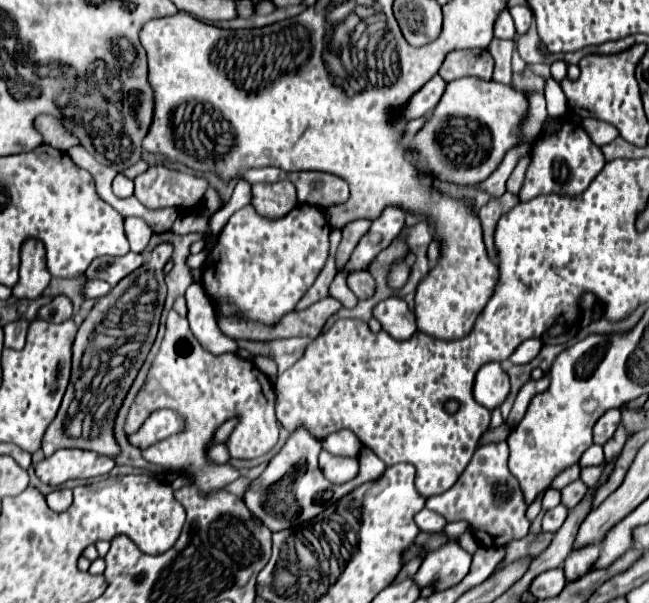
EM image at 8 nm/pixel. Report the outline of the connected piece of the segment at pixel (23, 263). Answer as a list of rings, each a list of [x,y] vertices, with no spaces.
[[[26,239],[20,253],[20,283],[12,289],[12,295],[18,299],[36,299],[48,287],[50,279],[44,245],[38,239]]]

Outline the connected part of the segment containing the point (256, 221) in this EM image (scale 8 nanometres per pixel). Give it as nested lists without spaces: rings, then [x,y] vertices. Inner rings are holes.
[[[250,205],[238,209],[226,227],[222,229],[216,247],[210,251],[206,265],[202,267],[202,283],[206,293],[218,305],[224,315],[240,315],[246,319],[256,319],[264,325],[274,325],[282,315],[290,313],[300,297],[318,277],[320,269],[328,257],[328,235],[330,225],[322,209],[312,205],[298,205],[282,219],[260,217]]]

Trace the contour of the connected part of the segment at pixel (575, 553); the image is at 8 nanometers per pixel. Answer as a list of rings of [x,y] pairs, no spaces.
[[[586,545],[580,549],[572,549],[570,555],[564,561],[564,573],[568,581],[576,581],[582,577],[584,571],[588,571],[588,563],[596,561],[596,555],[600,555],[598,545]]]

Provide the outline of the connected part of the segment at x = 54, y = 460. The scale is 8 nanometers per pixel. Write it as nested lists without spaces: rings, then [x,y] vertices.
[[[58,449],[50,457],[44,457],[34,465],[38,479],[52,487],[62,485],[68,479],[88,479],[106,475],[116,463],[112,457],[84,449]]]

